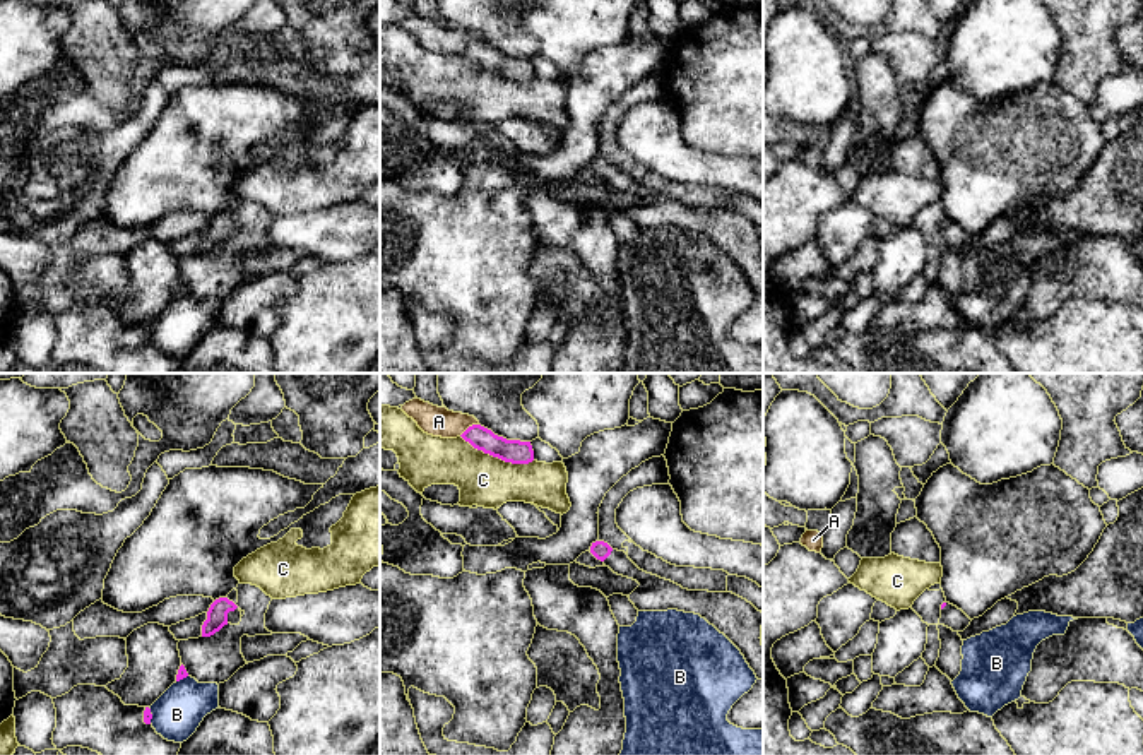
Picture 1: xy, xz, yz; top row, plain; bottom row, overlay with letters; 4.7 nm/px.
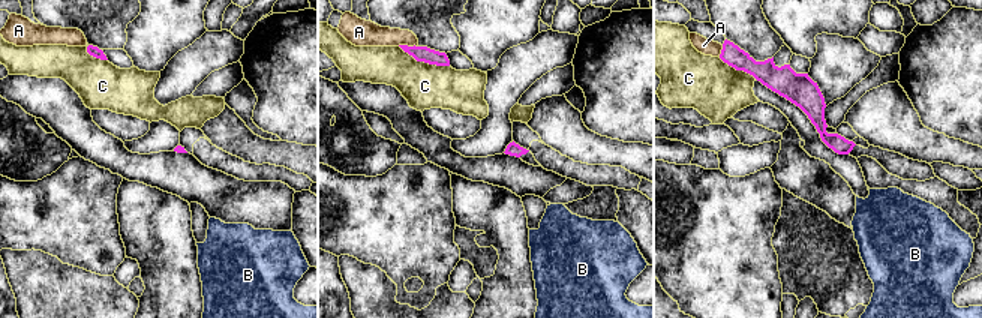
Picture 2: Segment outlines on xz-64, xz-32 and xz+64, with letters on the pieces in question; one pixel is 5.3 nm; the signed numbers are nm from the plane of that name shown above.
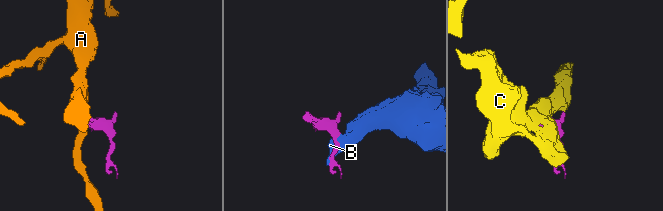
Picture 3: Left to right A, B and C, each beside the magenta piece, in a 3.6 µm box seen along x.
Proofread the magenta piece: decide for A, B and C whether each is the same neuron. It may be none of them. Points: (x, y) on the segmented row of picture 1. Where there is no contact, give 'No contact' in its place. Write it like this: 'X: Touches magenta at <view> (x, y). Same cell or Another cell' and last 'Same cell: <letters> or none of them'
A: Touches magenta at xz (467, 428). Another cell
B: Touches magenta at xy (151, 716). Another cell
C: Touches magenta at xz (497, 456). Another cell
Same cell: none of them

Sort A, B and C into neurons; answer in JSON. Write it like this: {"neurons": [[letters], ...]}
{"neurons": [["A"], ["B"], ["C"]]}

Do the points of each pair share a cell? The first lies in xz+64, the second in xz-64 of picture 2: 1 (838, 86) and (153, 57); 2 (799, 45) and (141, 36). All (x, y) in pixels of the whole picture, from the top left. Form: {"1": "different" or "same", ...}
{"1": "different", "2": "same"}

